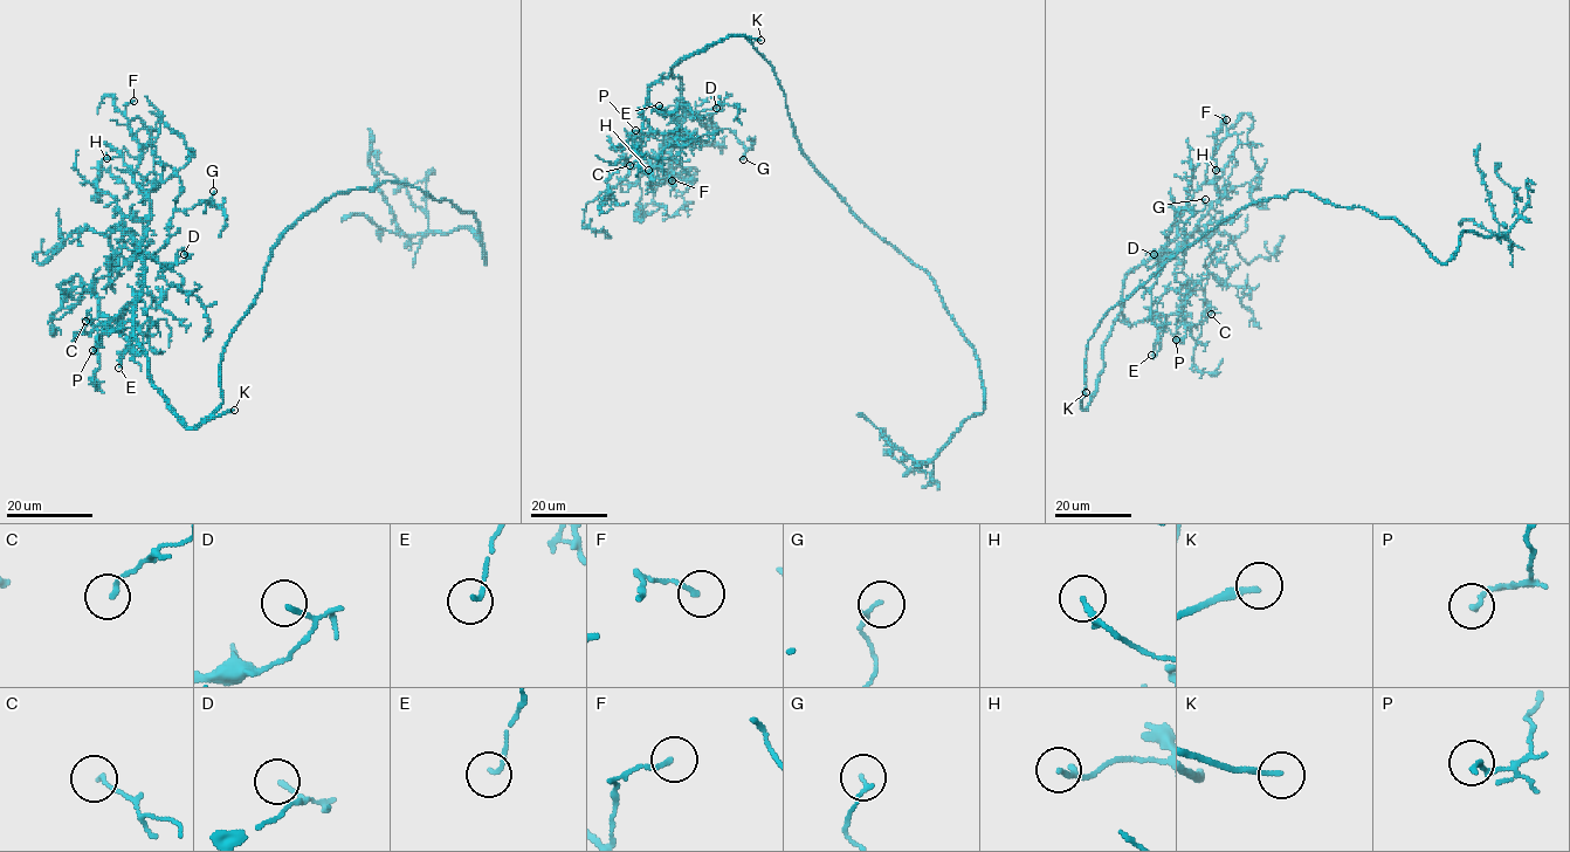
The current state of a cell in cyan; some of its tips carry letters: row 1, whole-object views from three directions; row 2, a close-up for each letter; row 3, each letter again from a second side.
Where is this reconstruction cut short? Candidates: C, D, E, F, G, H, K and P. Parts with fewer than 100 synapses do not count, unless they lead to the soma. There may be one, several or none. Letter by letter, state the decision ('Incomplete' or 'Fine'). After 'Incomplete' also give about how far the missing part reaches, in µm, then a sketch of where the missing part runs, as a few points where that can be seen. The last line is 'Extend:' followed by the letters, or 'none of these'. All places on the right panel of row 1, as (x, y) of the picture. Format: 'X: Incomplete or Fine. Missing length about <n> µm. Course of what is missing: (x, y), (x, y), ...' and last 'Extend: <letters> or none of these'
C: Fine
D: Fine
E: Fine
F: Fine
G: Fine
H: Fine
K: Incomplete. Missing length about 5 µm
P: Fine
Extend: K

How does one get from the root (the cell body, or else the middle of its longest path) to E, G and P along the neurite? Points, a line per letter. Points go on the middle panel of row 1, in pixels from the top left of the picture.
E: (789, 112), (772, 67), (750, 39), (739, 35), (696, 52), (658, 80), (648, 101), (666, 115), (659, 105)
G: (789, 112), (750, 39), (728, 35), (673, 68), (682, 107), (709, 132), (729, 128), (743, 159)
P: (789, 112), (772, 67), (750, 39), (728, 35), (686, 57), (668, 76), (649, 88), (644, 128), (635, 130)

